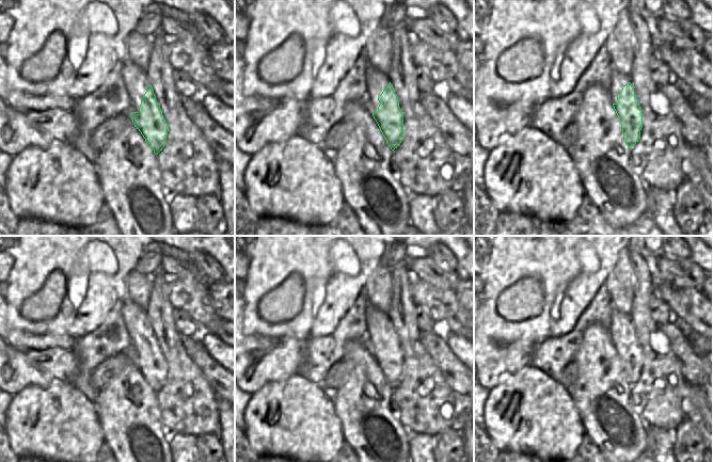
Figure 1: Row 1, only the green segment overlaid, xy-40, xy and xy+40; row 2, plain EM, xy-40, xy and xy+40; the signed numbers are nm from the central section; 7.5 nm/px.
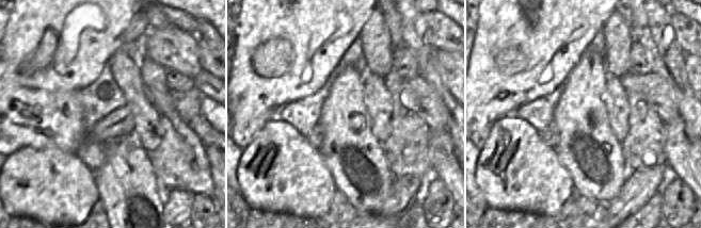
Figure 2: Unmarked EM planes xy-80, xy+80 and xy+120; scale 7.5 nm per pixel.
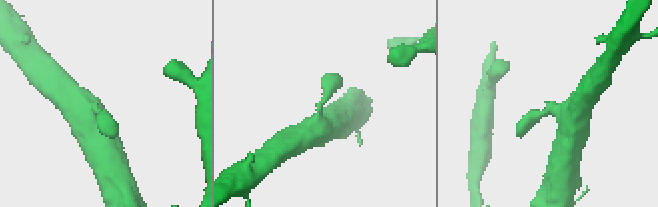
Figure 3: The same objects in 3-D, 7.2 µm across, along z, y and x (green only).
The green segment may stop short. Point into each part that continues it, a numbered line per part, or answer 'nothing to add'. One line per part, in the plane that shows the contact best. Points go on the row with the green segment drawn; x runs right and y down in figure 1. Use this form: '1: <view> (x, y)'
nothing to add

